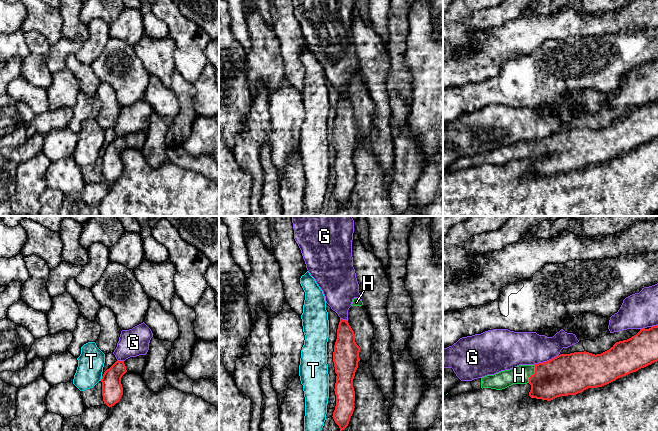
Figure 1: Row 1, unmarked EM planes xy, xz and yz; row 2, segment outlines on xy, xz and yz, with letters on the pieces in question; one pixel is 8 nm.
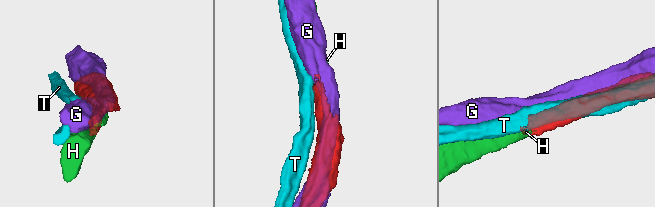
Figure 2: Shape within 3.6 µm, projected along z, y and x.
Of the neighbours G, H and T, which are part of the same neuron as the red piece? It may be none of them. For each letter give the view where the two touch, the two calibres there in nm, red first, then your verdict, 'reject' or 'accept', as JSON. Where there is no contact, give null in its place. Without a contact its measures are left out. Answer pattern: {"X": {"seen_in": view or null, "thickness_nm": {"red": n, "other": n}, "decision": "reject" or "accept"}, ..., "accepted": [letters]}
{"G": {"seen_in": "yz", "thickness_nm": {"red": 340, "other": 280}, "decision": "reject"}, "H": {"seen_in": "yz", "thickness_nm": {"red": 320, "other": 140}, "decision": "accept"}, "T": {"seen_in": "xy", "thickness_nm": {"red": 170, "other": 220}, "decision": "reject"}, "accepted": ["H"]}

